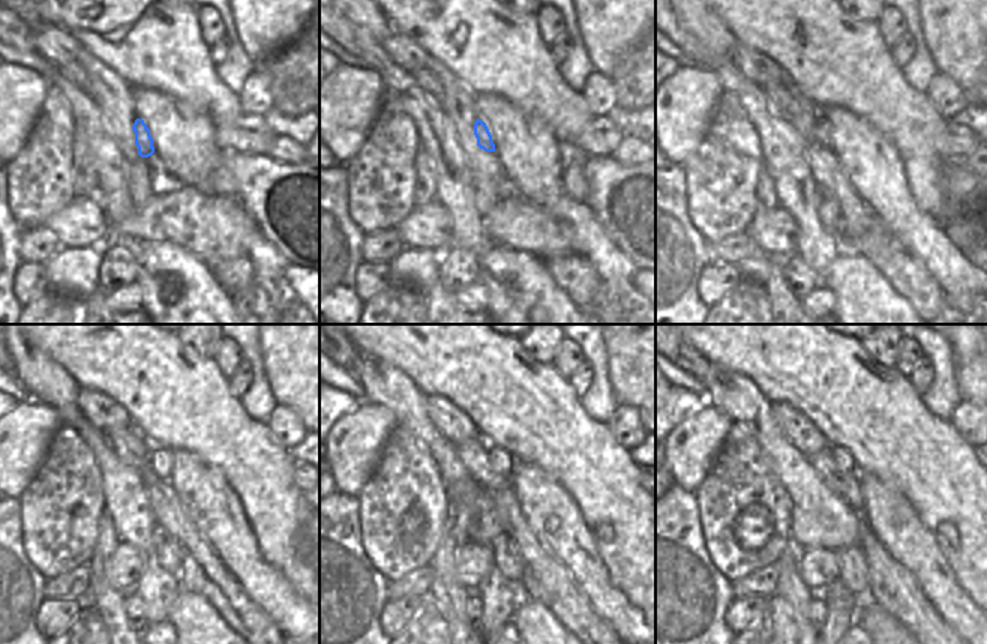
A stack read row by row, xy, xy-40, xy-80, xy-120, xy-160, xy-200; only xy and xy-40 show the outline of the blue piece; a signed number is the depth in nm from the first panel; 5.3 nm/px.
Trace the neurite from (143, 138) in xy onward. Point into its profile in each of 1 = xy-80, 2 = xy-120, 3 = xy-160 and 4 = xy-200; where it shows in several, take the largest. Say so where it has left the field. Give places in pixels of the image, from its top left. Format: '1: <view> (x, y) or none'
1: xy-80 (819, 129)
2: xy-120 (159, 457)
3: xy-160 (500, 460)
4: xy-200 (843, 461)

